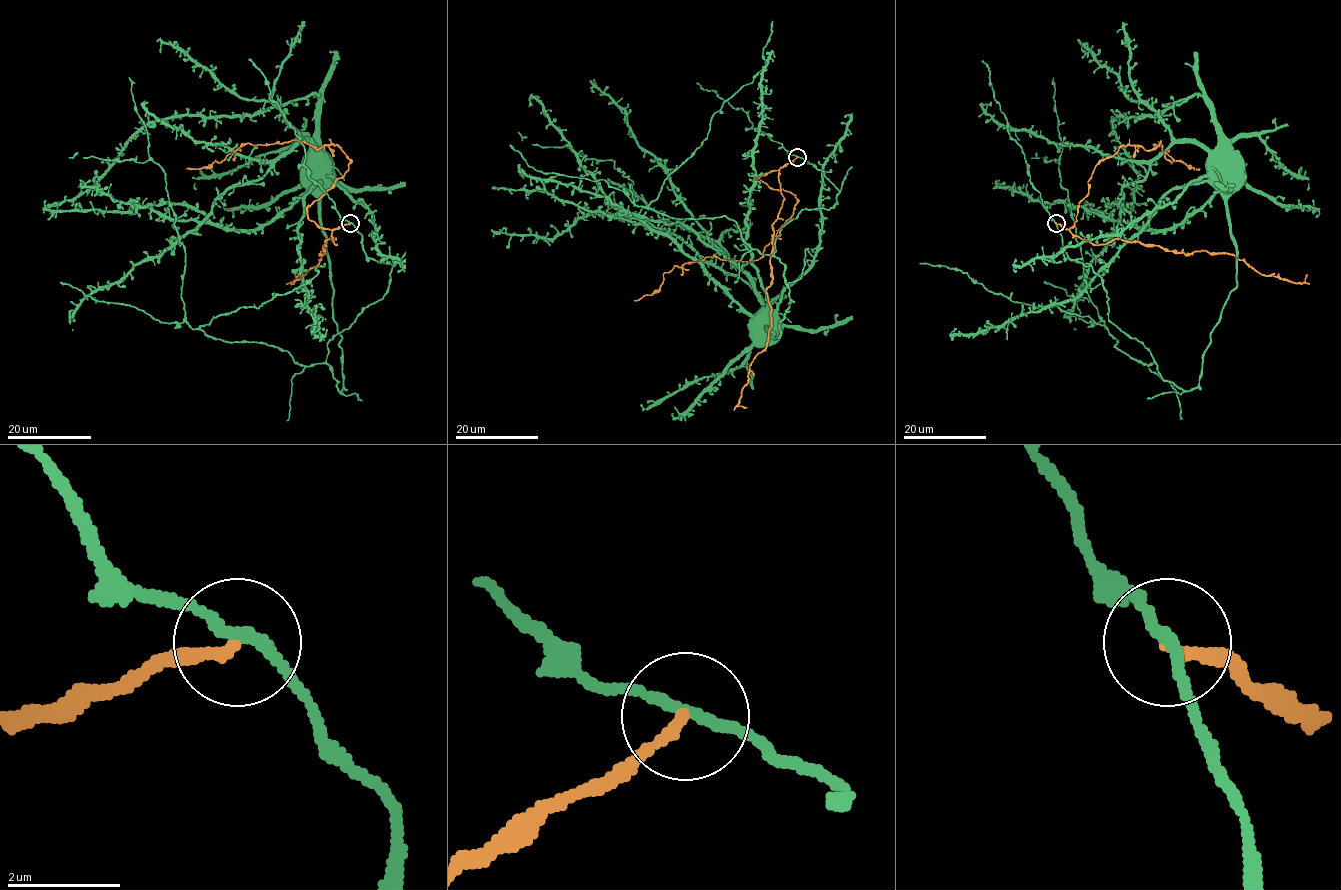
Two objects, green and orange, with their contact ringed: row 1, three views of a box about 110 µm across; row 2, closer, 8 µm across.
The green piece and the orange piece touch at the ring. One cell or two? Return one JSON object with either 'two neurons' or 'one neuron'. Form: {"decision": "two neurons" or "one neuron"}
{"decision": "two neurons"}

